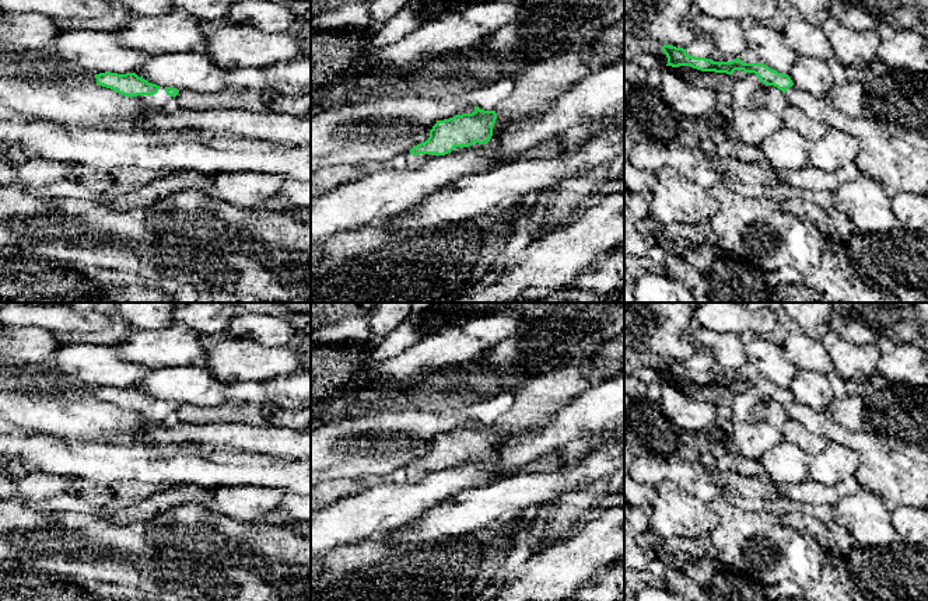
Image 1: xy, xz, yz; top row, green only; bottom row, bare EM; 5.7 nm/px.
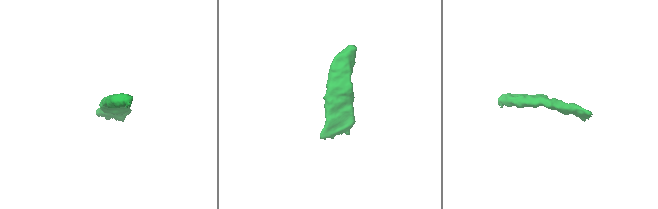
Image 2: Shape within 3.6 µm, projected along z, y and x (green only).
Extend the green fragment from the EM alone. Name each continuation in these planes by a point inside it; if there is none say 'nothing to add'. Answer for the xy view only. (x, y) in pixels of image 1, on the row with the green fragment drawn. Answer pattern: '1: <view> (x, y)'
1: xy (161, 100)

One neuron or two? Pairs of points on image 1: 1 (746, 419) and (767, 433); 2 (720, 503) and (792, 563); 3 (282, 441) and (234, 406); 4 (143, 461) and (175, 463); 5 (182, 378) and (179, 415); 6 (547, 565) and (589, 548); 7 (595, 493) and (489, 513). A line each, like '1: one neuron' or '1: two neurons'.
1: one neuron
2: one neuron
3: two neurons
4: one neuron
5: two neurons
6: one neuron
7: two neurons

